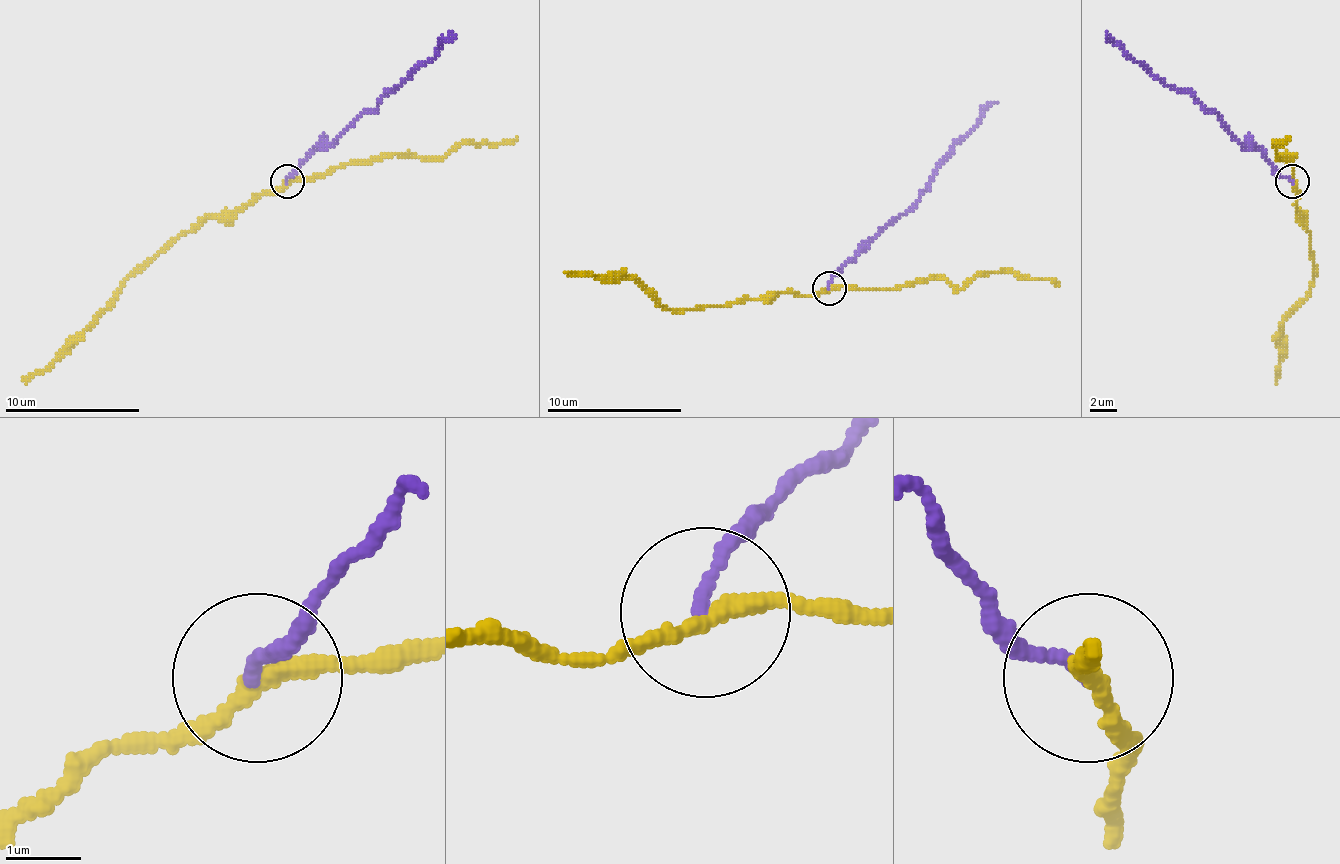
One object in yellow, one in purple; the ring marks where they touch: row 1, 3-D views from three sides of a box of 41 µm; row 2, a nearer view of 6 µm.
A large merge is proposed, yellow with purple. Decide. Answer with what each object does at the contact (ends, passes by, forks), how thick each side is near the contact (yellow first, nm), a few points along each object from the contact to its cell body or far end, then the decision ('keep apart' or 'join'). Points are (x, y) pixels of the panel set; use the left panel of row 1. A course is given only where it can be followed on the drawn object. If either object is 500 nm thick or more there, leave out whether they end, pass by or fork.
yellow passes by | purple ends | 220/150 nm | yellow via (286, 180), (239, 208), (205, 214), (147, 258), (117, 296), (53, 360), (22, 380) | purple via (286, 180), (320, 147), (330, 147), (364, 113), (456, 35) | keep apart

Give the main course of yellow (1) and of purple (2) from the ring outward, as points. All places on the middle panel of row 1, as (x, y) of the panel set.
1: (828, 289), (815, 296), (781, 292), (689, 309), (659, 306), (632, 279), (595, 279), (564, 272)
2: (828, 289), (906, 211), (930, 184), (940, 160), (998, 103)

